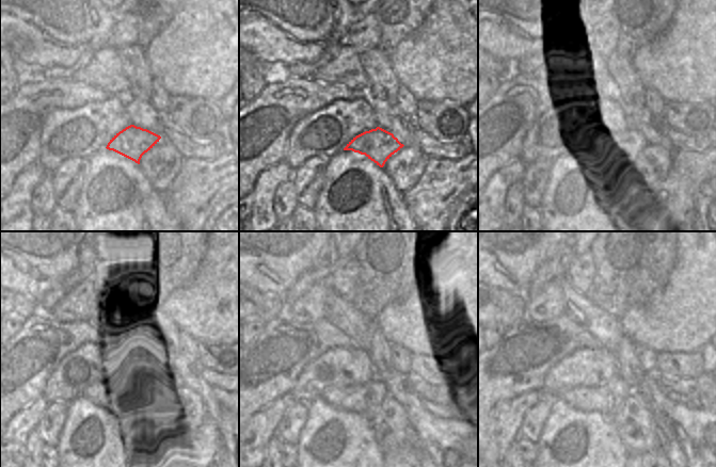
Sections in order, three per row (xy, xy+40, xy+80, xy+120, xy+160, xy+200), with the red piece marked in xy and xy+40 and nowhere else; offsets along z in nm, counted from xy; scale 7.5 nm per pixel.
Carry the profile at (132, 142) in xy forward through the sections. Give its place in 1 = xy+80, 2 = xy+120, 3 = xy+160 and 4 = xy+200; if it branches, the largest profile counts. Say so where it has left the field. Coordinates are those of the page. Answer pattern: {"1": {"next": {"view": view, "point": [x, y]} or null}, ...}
{"1": {"next": {"view": "xy+80", "point": [615, 149]}}, "2": {"next": {"view": "xy+120", "point": [131, 393]}}, "3": {"next": {"view": "xy+160", "point": [366, 399]}}, "4": {"next": {"view": "xy+200", "point": [606, 399]}}}

